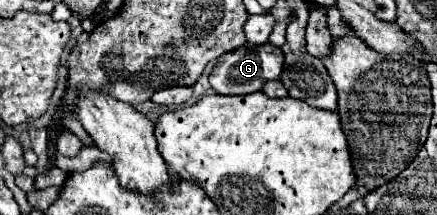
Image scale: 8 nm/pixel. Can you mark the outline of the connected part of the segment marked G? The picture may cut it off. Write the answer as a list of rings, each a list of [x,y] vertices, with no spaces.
[[[263,44],[257,48],[237,48],[217,60],[209,74],[209,82],[217,94],[223,96],[245,96],[263,90],[263,84],[269,80],[279,80],[283,72],[283,52],[273,44]]]

